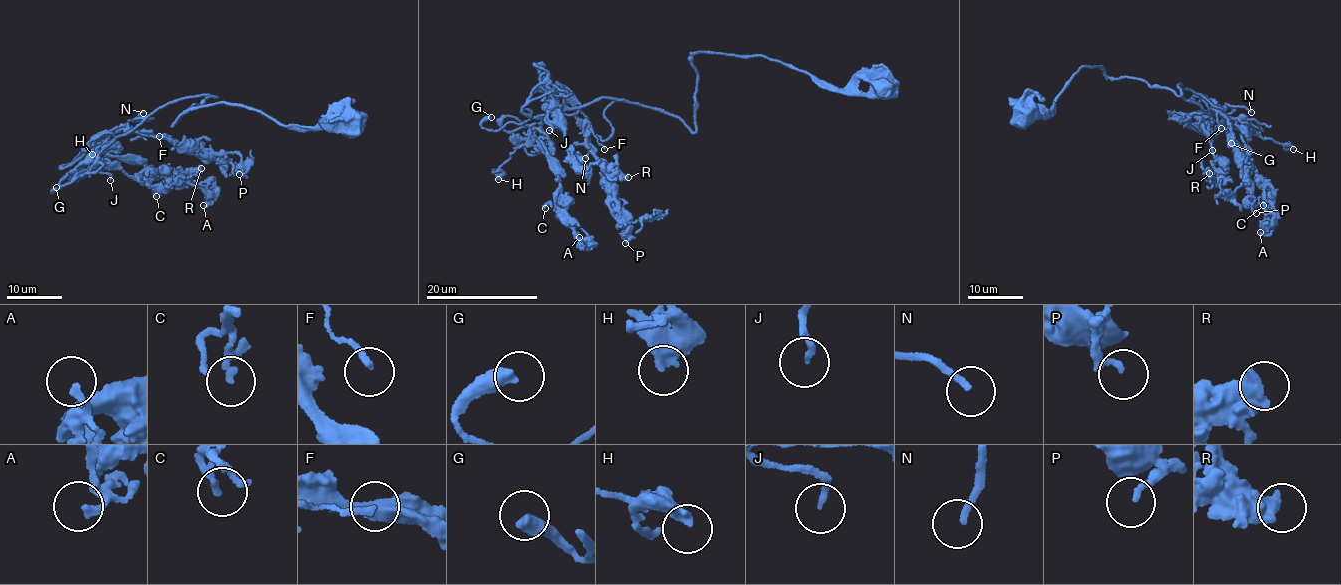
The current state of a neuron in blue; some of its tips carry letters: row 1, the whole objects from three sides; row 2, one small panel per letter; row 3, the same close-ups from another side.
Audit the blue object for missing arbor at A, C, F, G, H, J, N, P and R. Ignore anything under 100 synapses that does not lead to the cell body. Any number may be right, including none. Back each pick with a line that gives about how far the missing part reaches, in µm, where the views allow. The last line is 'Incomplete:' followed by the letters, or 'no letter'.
N: 45 µm
Incomplete: N

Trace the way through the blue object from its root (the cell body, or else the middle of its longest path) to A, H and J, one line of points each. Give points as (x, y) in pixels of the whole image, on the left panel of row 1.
A: (353, 123), (284, 125), (217, 102), (174, 123), (216, 97), (200, 95), (94, 147), (190, 182), (203, 205)
H: (353, 123), (284, 125), (217, 102), (174, 123), (216, 97), (200, 95), (92, 154)
J: (353, 123), (284, 125), (217, 102), (191, 107), (174, 123), (216, 97), (180, 98), (92, 159), (110, 180)

